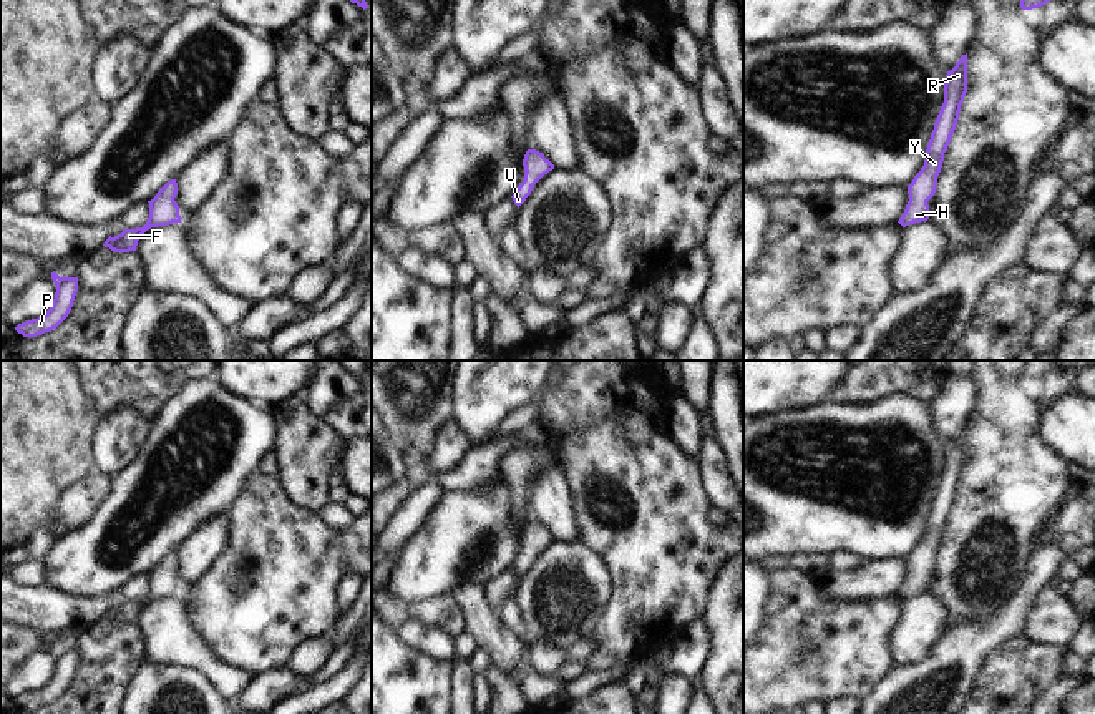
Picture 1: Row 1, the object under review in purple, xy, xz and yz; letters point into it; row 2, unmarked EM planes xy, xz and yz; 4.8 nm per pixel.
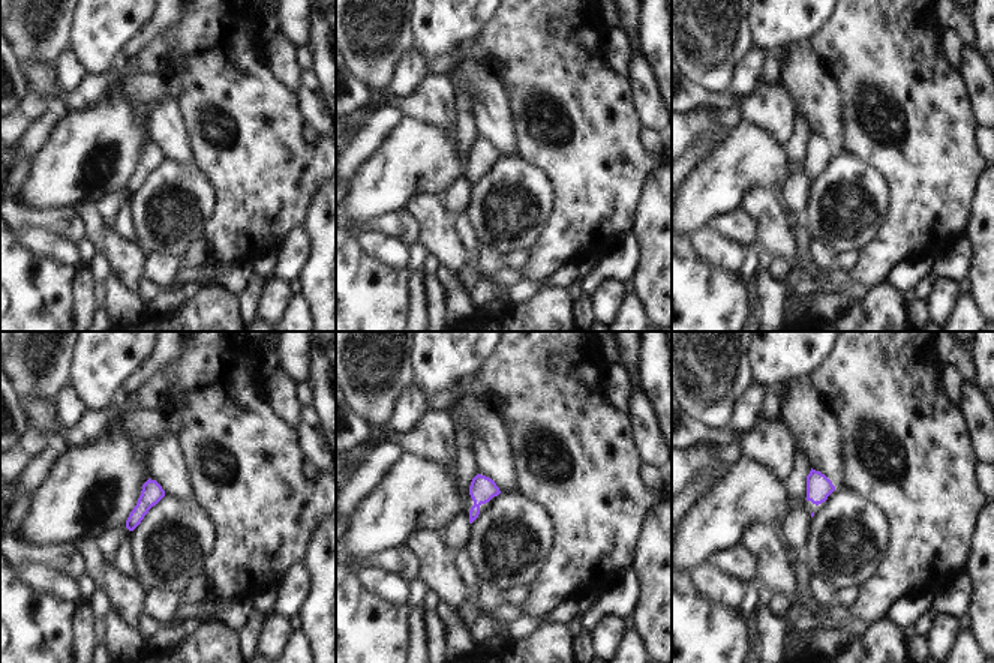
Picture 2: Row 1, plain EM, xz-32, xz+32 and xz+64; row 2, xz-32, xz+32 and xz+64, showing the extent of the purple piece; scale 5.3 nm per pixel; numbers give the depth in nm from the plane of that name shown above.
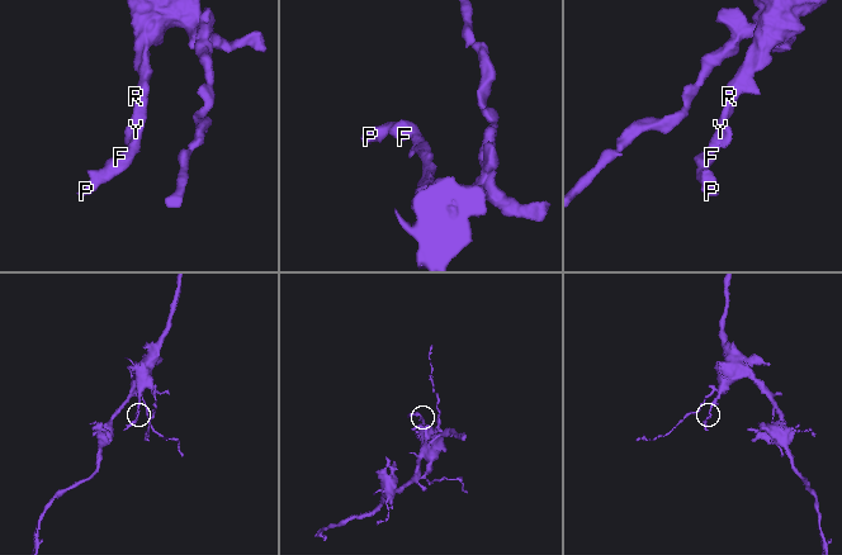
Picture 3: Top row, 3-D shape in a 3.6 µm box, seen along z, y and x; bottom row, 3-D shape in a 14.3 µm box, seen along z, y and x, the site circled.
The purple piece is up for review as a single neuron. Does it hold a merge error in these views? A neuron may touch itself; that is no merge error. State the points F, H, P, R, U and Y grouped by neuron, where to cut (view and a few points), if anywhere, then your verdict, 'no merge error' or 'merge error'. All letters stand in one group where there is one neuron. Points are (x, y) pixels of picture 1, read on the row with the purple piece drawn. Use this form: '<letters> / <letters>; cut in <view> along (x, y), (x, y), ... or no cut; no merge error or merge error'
F H P R U Y; no cut; no merge error

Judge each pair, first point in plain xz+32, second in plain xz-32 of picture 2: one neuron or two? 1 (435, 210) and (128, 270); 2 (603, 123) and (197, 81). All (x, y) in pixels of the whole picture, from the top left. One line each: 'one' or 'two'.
1: one
2: one

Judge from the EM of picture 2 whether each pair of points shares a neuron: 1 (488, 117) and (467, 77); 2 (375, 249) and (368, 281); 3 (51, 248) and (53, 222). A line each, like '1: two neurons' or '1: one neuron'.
1: one neuron
2: two neurons
3: two neurons

